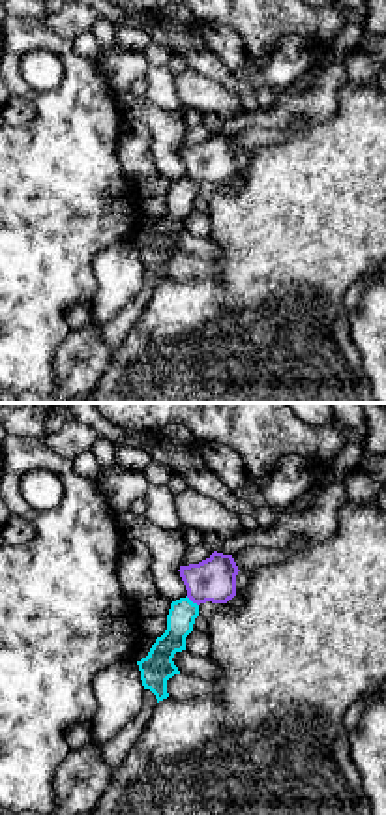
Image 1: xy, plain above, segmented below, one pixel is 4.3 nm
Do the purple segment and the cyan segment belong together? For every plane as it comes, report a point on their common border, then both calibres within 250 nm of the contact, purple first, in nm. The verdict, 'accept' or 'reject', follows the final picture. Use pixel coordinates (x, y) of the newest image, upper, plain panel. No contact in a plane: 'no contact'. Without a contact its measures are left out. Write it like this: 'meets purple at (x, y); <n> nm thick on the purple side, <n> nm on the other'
meets purple at (192, 180); 190 nm thick on the purple side, 120 nm on the other

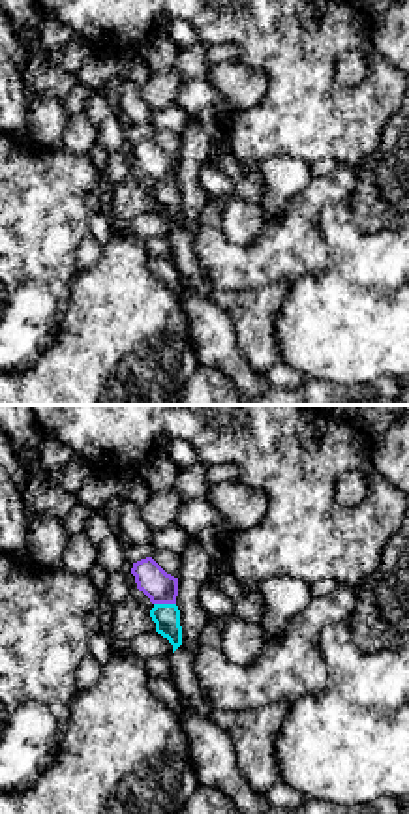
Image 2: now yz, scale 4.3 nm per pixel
meets purple at (166, 182); 140 nm thick on the purple side, 110 nm on the other

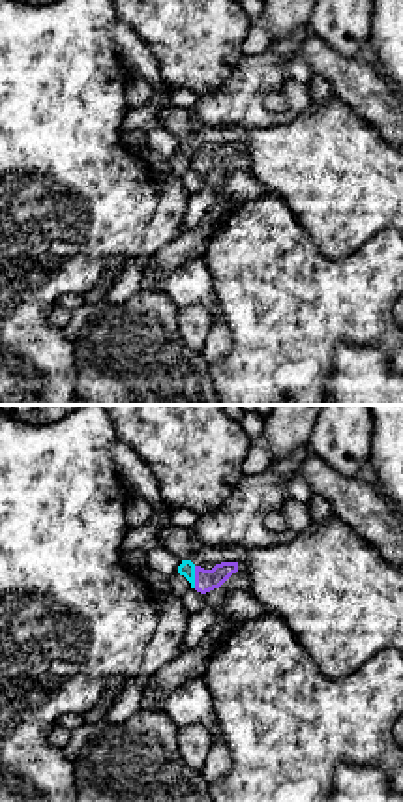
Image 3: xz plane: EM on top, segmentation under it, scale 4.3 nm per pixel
meets purple at (195, 158); 100 nm thick on the purple side, 70 nm on the other

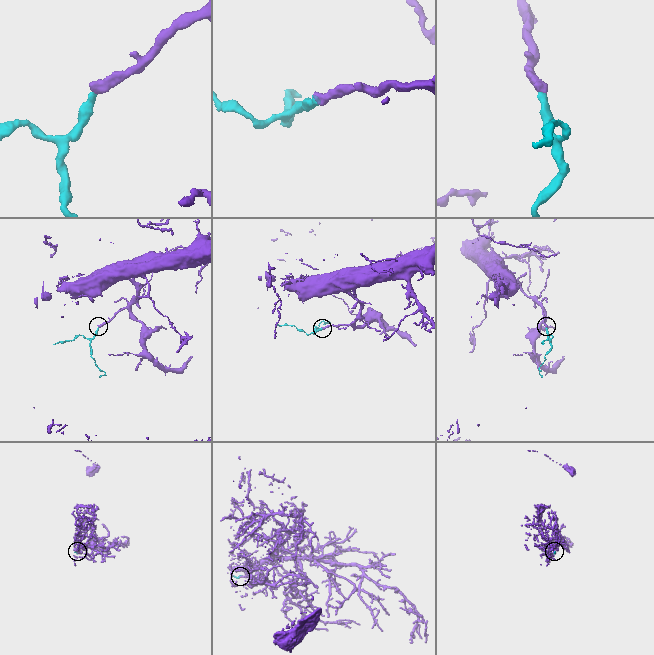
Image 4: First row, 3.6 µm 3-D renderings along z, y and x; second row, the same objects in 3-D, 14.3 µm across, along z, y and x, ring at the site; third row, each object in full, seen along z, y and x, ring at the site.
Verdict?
accept

